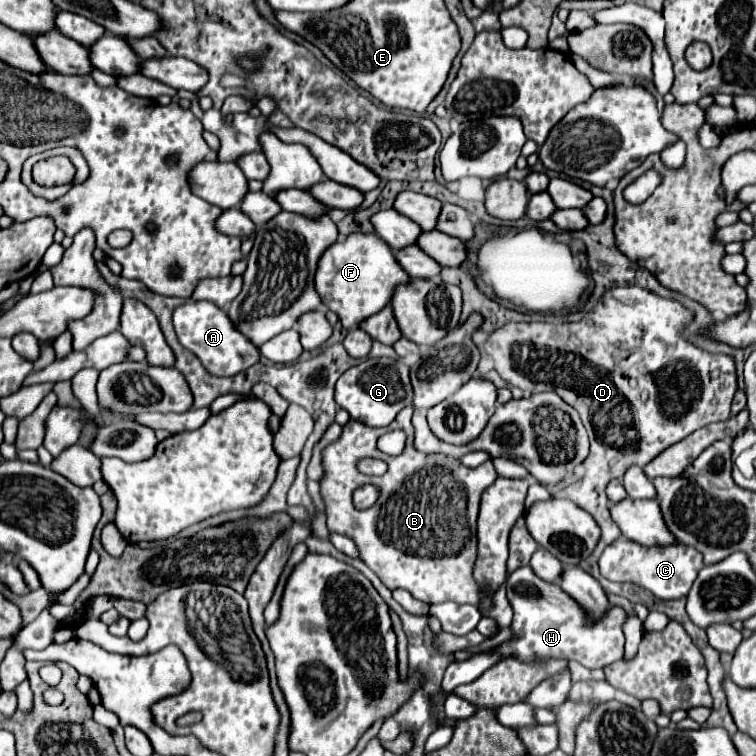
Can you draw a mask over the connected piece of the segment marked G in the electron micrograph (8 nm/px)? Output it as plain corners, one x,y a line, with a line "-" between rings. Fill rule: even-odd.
380,357
380,359
364,359
356,367
350,367
336,383
334,395
338,407
346,409
352,419
368,425
368,427
386,427
394,421
394,417
412,403
412,385
408,377
408,367
400,359

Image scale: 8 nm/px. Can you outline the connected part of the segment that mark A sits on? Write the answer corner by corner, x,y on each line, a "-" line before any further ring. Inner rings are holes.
188,299
184,305
180,305
174,315
174,329
180,335
180,343
192,351
204,369
208,369
210,375
216,377
234,377
240,371
252,367
254,363
260,361
260,349
244,337
228,317
224,309
216,309
212,301
192,301

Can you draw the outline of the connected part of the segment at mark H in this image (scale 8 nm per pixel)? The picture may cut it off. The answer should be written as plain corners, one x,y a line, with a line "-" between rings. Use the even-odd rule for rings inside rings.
520,567
514,573
508,575
506,583
520,583
520,587
526,587
526,601
512,601
514,609
514,621
512,621
512,639
504,641
490,653
478,653
464,661
452,661
444,673
442,679
442,691
450,693
462,683
472,683
478,679
486,669
496,665
500,659
514,657
522,663
542,663
548,659
568,659
578,661
580,665
588,669
602,669
618,657
624,655
624,623
628,621
628,613
622,607
610,607
604,617
590,619
590,613
574,601
568,593
564,593
556,583
542,581
532,573
532,569
-
536,595
540,595
540,611
536,603
-
524,613
526,619
520,619
518,615

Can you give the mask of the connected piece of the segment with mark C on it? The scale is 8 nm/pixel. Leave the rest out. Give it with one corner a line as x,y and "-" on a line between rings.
620,537
612,545
608,545
600,557
600,573
610,581
628,581
638,583
640,587
652,591
660,599
680,599
686,597
694,579
698,577
698,571
704,567
700,551
676,543
670,547
644,547
636,545
634,541
628,541

